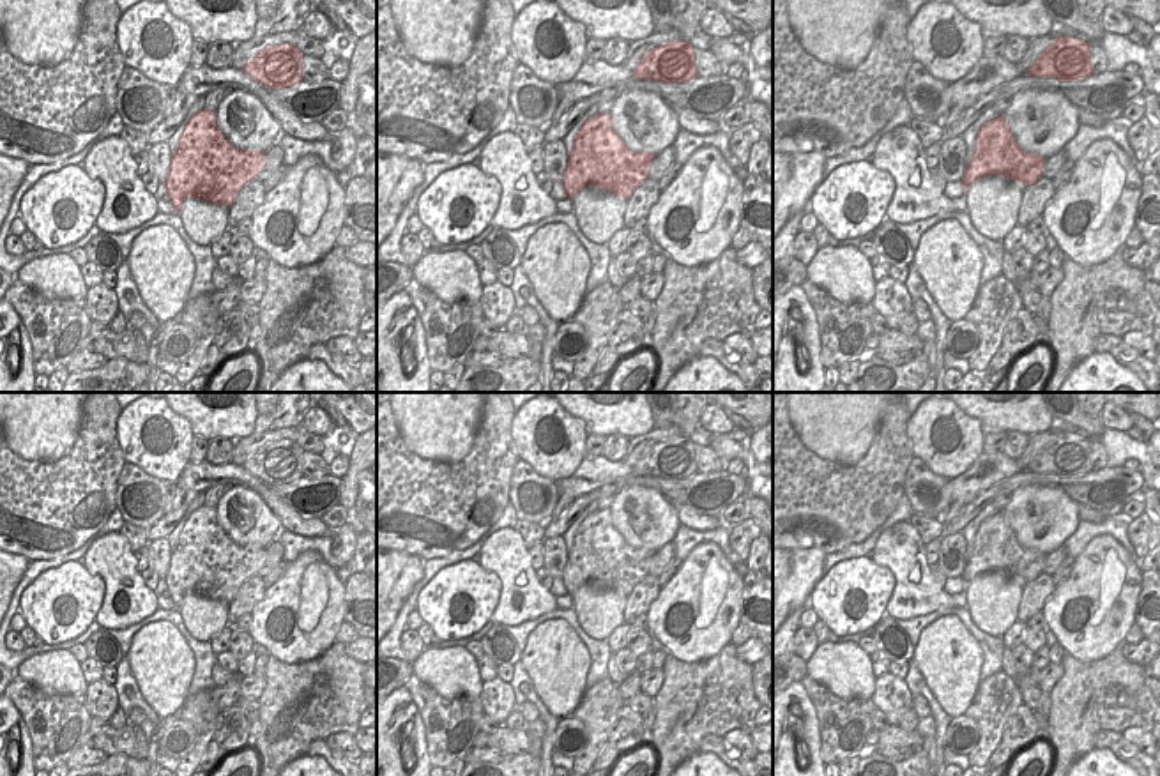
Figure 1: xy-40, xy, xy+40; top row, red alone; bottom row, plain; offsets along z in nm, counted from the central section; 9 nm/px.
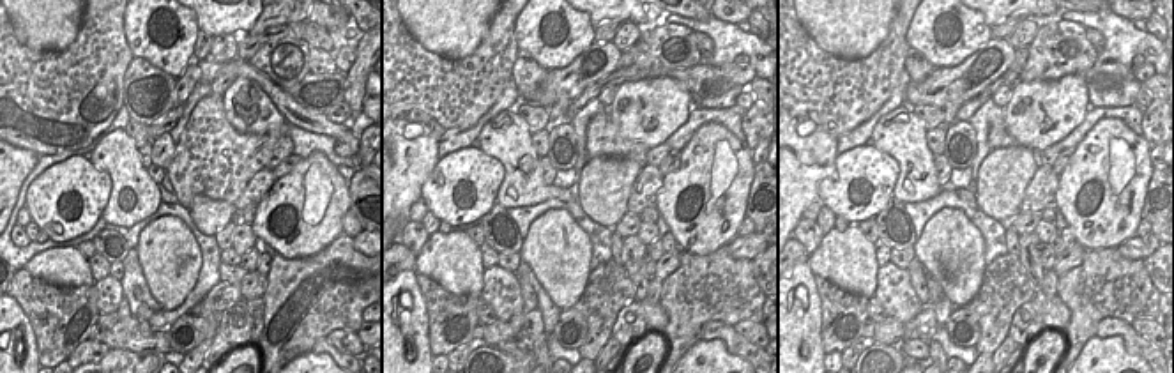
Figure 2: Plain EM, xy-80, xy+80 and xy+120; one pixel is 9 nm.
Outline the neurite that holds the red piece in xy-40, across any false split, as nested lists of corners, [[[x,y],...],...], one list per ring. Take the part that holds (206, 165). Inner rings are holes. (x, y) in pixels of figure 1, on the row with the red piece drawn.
[[[202,110],[179,138],[164,186],[177,214],[187,198],[230,209],[263,164],[265,152],[235,148],[219,129],[216,111]]]

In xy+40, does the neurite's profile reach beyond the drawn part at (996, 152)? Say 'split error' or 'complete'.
complete

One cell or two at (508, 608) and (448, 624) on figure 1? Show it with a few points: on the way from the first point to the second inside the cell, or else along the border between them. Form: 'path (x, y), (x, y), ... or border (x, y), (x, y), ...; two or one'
border (487, 571), (501, 584), (499, 601), (490, 617); two

